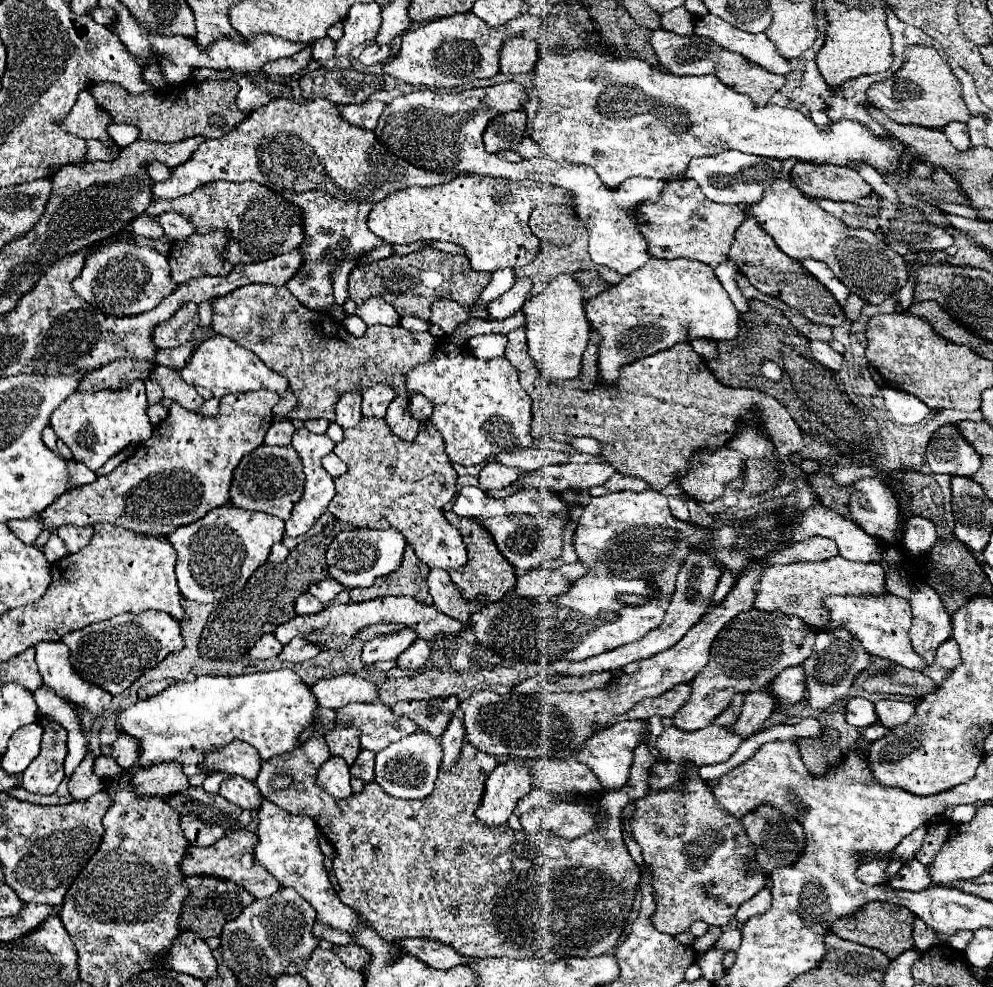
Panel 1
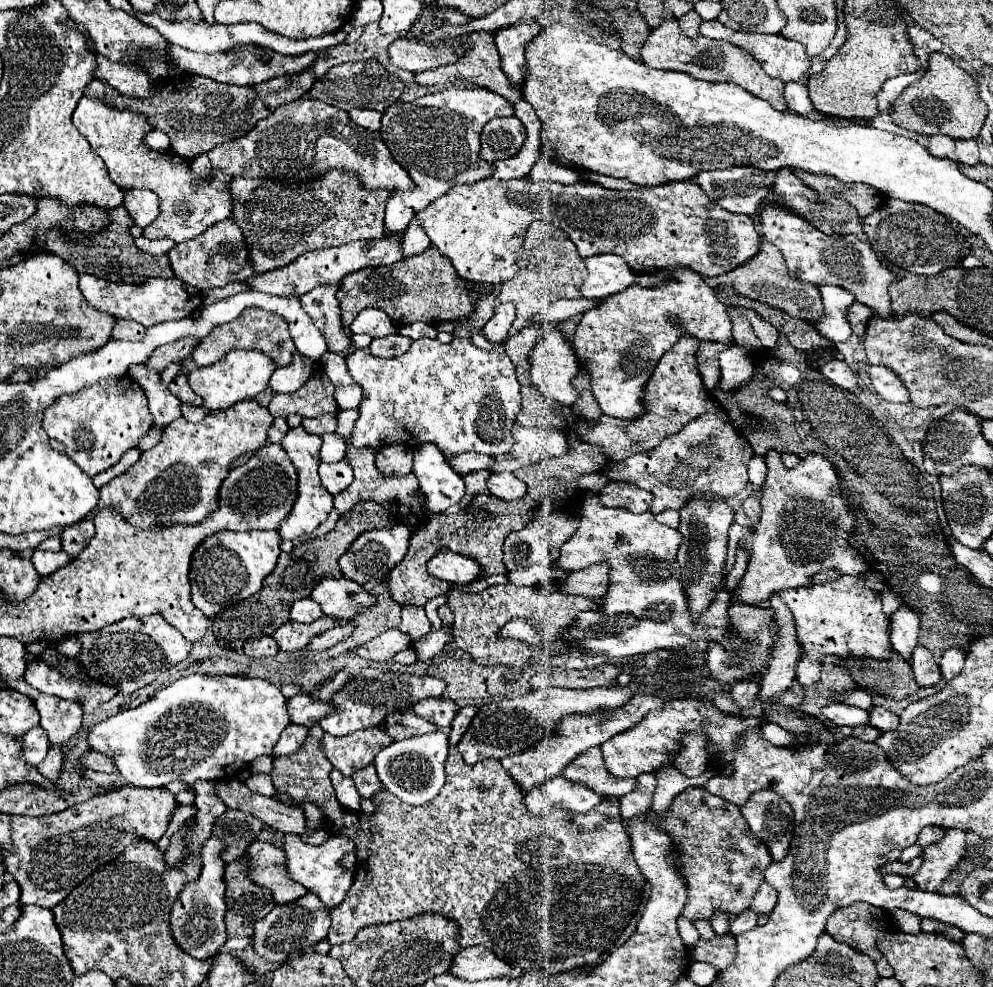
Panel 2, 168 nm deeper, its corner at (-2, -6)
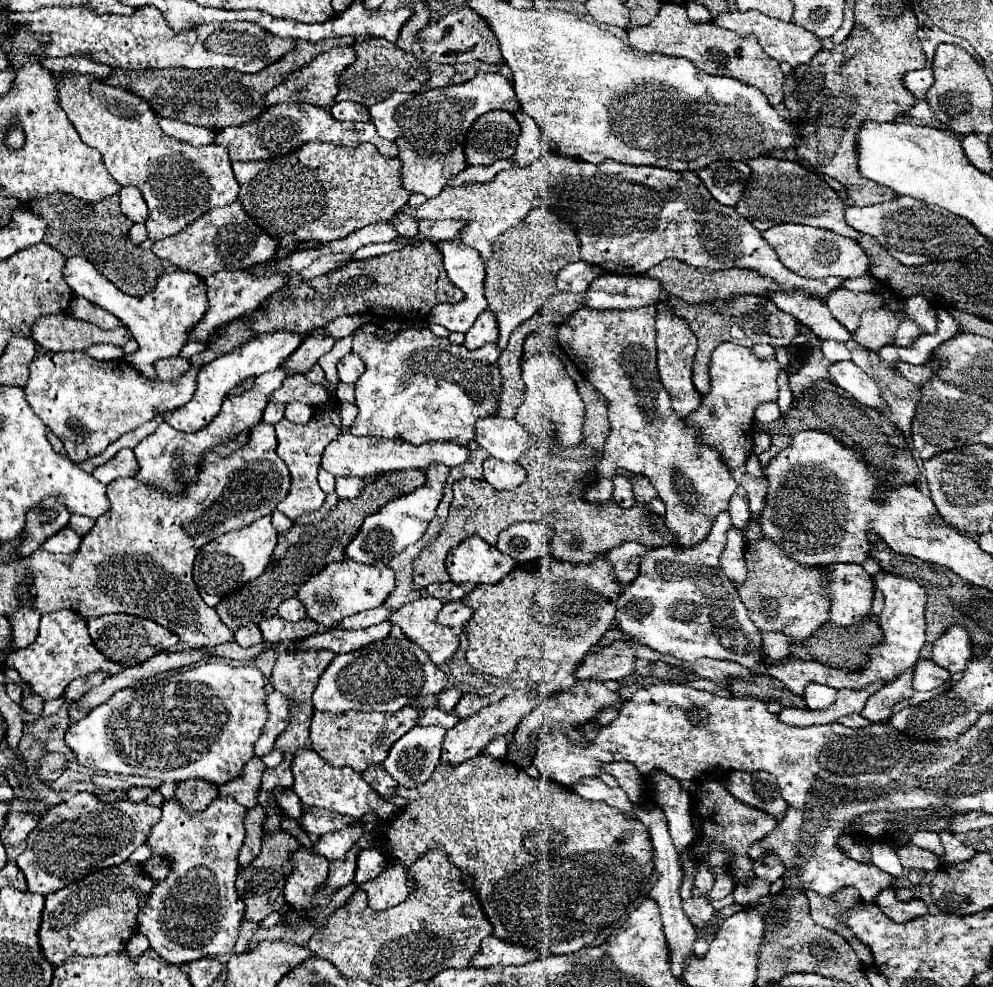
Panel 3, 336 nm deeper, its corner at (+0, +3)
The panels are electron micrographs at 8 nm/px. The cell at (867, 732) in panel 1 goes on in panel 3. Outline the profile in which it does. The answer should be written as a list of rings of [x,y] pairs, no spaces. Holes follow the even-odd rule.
[[[856,713],[848,715],[848,717],[842,717],[838,723],[844,725],[844,727],[868,727],[870,725],[868,719],[864,719],[862,715],[856,715]]]

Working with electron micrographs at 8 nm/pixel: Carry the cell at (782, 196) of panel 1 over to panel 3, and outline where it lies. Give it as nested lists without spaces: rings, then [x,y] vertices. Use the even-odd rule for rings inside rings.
[[[776,225],[772,229],[766,229],[762,237],[776,251],[784,267],[788,267],[790,271],[802,277],[820,279],[820,277],[836,275],[844,279],[854,279],[854,277],[862,277],[868,273],[870,261],[866,253],[860,249],[860,245],[834,231],[818,229],[818,227],[804,227],[804,225]]]

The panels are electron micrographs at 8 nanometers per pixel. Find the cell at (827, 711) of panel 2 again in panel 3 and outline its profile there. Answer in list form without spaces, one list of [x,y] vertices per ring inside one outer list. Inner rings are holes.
[[[812,683],[804,689],[804,701],[806,701],[806,707],[808,709],[824,709],[824,707],[830,707],[836,699],[836,689],[828,687],[828,685],[818,685],[818,683]]]

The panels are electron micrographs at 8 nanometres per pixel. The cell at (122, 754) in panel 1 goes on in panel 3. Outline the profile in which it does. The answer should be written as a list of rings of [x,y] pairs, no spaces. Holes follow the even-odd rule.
[[[46,753],[42,755],[42,761],[36,767],[36,777],[44,785],[52,785],[64,771],[66,759],[60,753]]]

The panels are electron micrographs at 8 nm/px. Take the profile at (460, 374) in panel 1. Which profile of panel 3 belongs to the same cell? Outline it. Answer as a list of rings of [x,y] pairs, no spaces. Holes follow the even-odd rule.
[[[408,327],[404,331],[400,331],[392,341],[380,341],[380,337],[376,335],[368,335],[368,333],[360,333],[356,331],[354,337],[354,347],[352,351],[358,353],[366,365],[366,371],[360,375],[360,379],[356,381],[356,405],[360,409],[354,425],[350,427],[350,431],[354,435],[374,435],[374,437],[386,437],[386,439],[404,439],[408,443],[414,445],[422,445],[428,441],[454,441],[458,445],[466,445],[468,441],[474,439],[474,423],[482,417],[494,417],[496,409],[498,409],[498,395],[502,391],[502,377],[500,377],[500,369],[498,369],[498,357],[500,357],[500,349],[498,345],[484,345],[482,349],[476,351],[468,351],[464,345],[454,345],[450,339],[440,339],[436,337],[428,327],[424,329],[416,329],[416,327]]]

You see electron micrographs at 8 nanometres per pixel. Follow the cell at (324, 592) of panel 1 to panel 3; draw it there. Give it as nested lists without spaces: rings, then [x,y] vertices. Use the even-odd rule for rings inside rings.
[[[342,559],[342,561],[328,563],[320,573],[310,577],[298,589],[296,597],[304,603],[306,613],[312,621],[330,629],[336,623],[340,623],[344,617],[380,607],[388,599],[388,593],[392,593],[392,587],[396,587],[396,577],[388,565],[376,567],[376,565],[356,563],[352,559]]]

